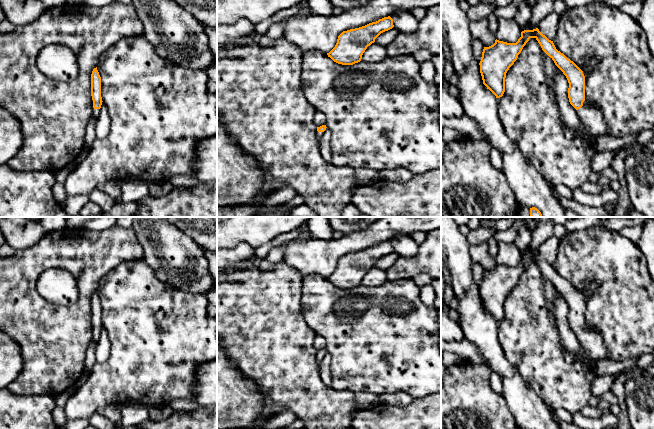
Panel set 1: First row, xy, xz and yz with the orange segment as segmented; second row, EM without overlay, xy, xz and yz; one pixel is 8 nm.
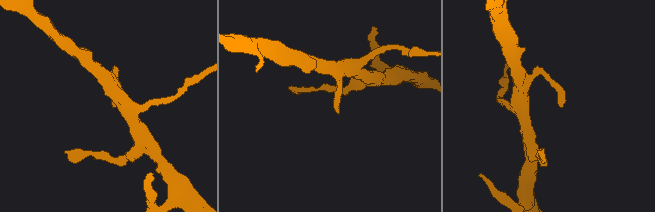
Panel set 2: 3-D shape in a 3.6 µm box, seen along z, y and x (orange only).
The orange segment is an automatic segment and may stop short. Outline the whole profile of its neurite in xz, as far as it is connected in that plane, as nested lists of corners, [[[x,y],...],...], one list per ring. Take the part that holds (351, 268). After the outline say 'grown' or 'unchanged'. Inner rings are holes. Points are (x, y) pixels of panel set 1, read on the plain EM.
[[[388,240],[365,250],[343,255],[338,260],[335,271],[327,279],[338,288],[358,287],[367,271],[374,267],[381,257],[393,251],[393,243]]]; unchanged

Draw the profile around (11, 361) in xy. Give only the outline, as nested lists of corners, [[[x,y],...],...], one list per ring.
[[[0,331],[0,389],[7,388],[21,373],[22,368],[20,347],[11,337]]]

